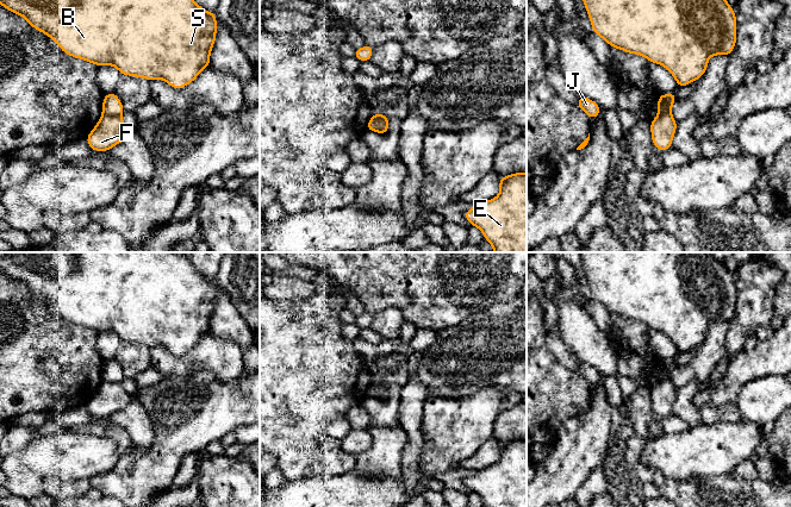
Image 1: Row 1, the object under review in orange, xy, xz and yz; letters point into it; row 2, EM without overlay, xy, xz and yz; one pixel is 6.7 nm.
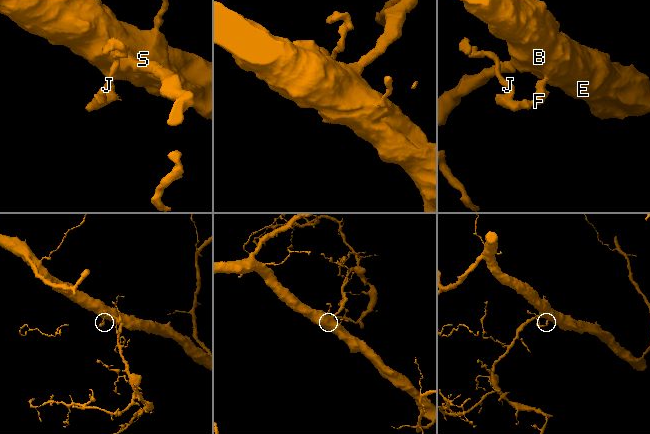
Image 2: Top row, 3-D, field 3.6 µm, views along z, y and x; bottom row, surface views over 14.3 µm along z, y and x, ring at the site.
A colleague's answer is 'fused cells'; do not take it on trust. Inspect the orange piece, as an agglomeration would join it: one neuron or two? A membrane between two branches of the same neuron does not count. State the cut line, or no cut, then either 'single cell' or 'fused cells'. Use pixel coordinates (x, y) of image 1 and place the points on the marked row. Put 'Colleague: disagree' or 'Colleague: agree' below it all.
cut in xz along (372, 116), (372, 119), (378, 125), (387, 127); fused cells
Colleague: agree

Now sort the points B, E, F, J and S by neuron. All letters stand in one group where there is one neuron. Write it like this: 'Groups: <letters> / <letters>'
Groups: B E S / F J

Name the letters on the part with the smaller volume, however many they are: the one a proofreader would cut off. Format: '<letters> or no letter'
F, J

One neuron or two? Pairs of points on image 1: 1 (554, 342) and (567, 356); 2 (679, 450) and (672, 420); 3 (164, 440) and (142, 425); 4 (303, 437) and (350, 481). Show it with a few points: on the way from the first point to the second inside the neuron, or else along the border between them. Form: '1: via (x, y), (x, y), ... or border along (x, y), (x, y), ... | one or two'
1: via (556, 345), (564, 352) | one
2: border along (690, 427), (678, 432), (665, 433) | two
3: border along (144, 408), (154, 442), (138, 450) | two
4: border along (353, 469), (337, 475), (313, 476) | two

